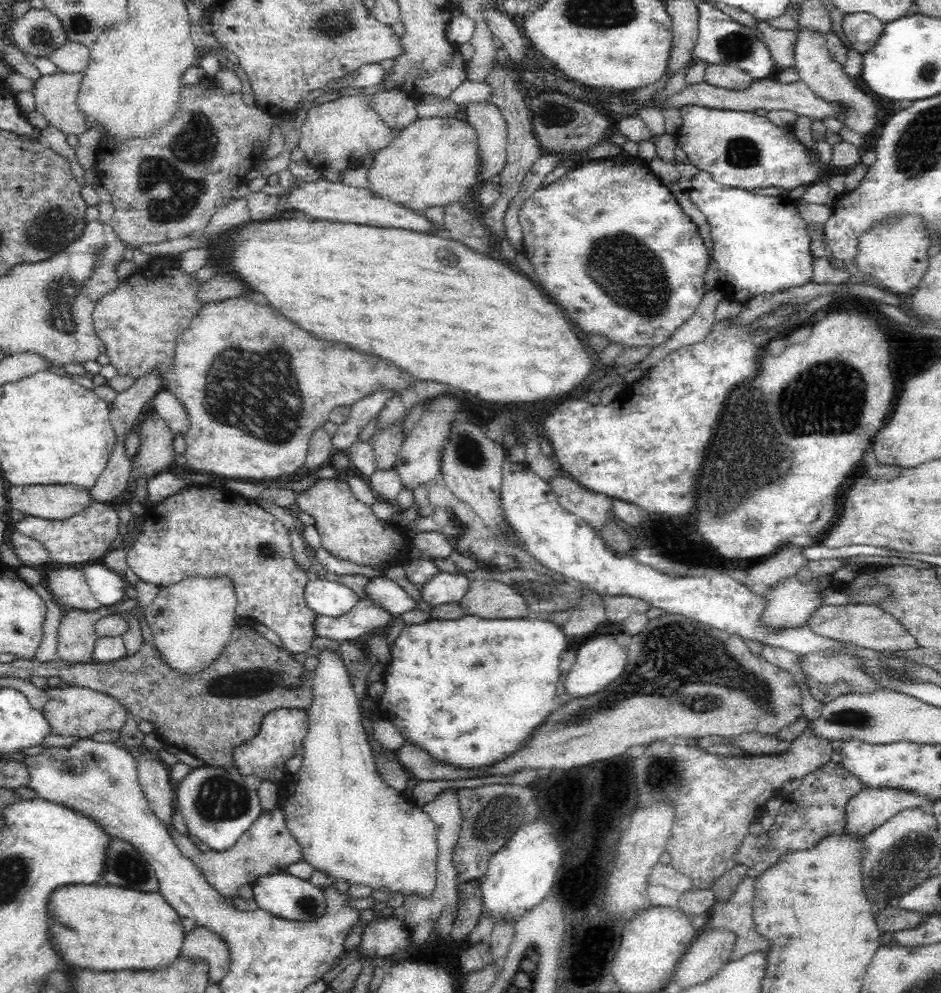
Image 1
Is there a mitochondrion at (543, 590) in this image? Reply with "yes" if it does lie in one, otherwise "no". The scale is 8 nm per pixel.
yes

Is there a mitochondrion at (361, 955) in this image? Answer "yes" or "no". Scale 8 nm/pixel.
no

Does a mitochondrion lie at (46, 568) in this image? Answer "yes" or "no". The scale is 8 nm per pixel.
no

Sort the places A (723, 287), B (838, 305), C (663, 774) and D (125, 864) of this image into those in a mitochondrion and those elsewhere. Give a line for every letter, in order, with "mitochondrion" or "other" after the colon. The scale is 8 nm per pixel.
A: other
B: other
C: mitochondrion
D: mitochondrion

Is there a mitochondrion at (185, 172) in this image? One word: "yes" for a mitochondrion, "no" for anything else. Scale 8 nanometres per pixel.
yes

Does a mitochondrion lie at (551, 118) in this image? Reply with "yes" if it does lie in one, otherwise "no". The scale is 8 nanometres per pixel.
yes

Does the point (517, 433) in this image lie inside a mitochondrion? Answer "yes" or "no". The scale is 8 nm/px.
no

